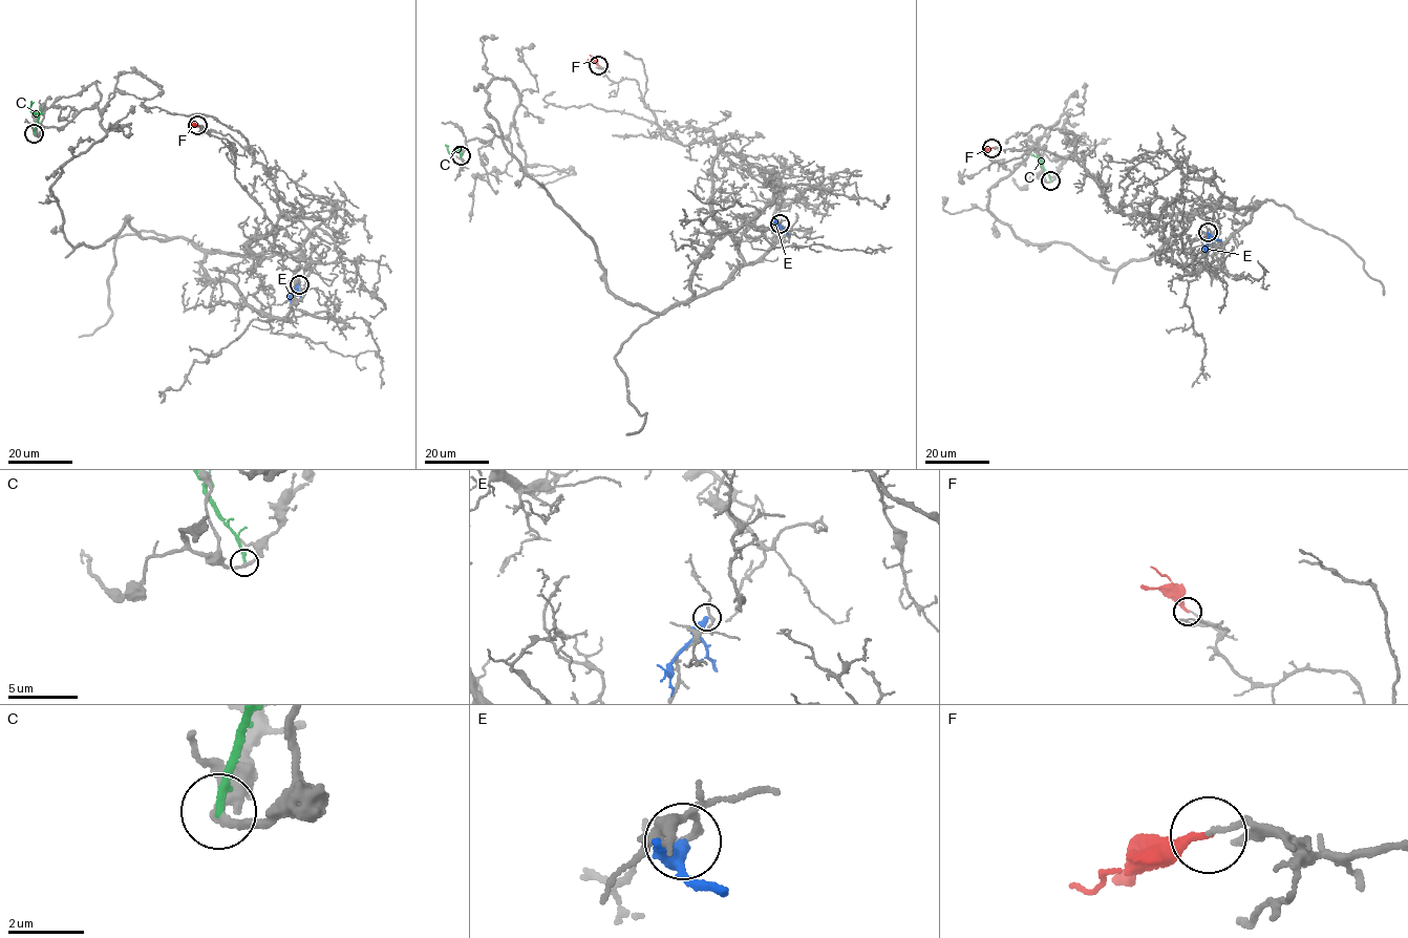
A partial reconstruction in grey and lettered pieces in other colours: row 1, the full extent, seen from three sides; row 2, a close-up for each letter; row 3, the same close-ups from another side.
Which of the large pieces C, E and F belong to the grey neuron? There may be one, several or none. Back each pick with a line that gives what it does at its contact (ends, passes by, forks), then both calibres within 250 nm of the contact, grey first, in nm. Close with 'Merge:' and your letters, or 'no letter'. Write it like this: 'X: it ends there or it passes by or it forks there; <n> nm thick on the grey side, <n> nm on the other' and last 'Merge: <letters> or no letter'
Merge: no letter

